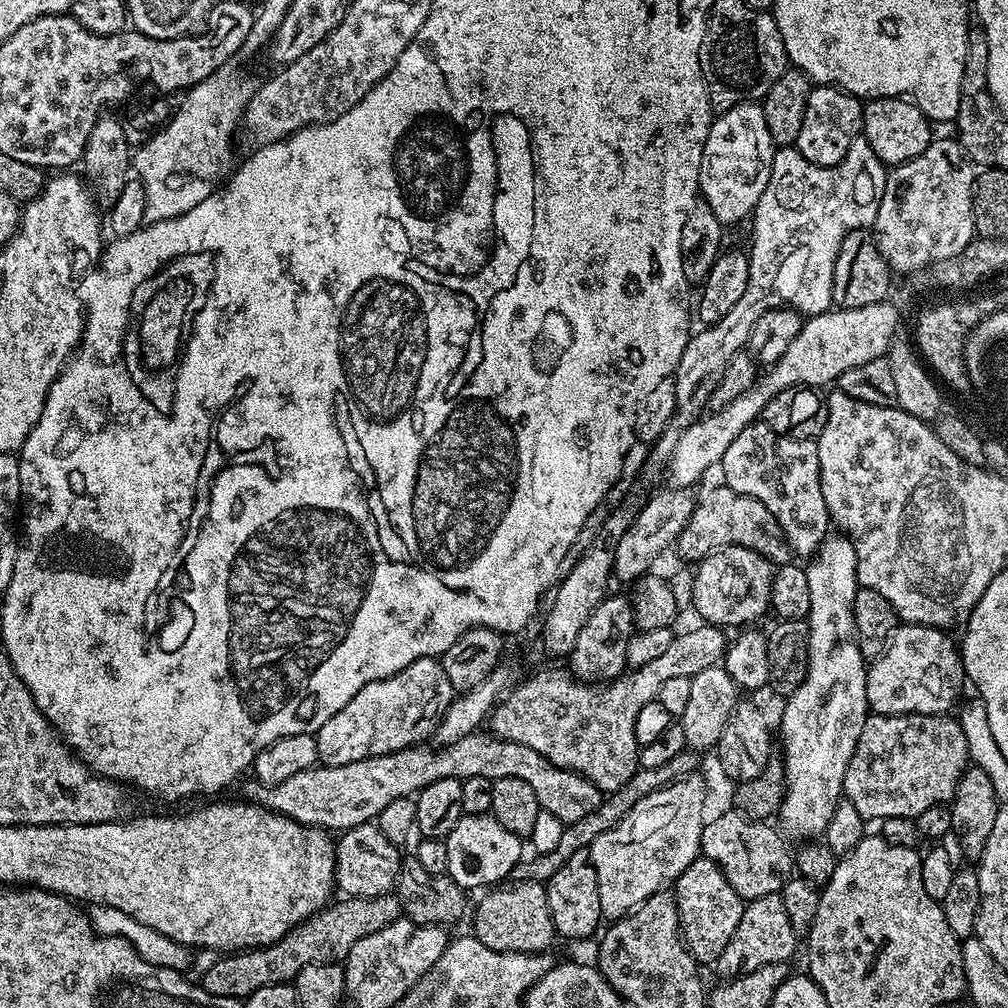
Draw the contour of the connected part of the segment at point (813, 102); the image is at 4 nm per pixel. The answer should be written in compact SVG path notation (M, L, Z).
M816 86L806 98L806 114L802 114L802 130L798 130L794 146L811 164L829 168L846 158L863 127L864 104L861 97L851 96L841 88Z

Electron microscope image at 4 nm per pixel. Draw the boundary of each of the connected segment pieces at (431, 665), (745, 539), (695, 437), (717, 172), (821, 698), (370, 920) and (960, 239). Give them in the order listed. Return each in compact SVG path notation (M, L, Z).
M430 656L418 658L390 678L382 678L378 682L362 686L362 690L358 690L358 694L354 694L354 698L350 698L350 702L346 702L346 706L342 706L342 710L338 710L334 718L330 718L330 722L326 722L314 733L318 746L317 761L330 768L346 766L350 762L419 745L423 736L431 737L435 733L453 699L450 678L446 678L446 670L440 665L439 659Z
M727 486L699 493L696 508L690 514L682 534L676 539L675 551L680 551L681 561L699 562L714 550L726 546L746 546L762 554L773 566L789 563L793 559L792 547L786 542L784 531L778 526L774 514L758 502L758 498L738 494Z
M891 302L861 308L836 308L807 317L801 323L798 338L786 346L786 354L782 354L782 358L765 371L768 373L761 380L754 381L745 392L737 391L731 399L717 407L721 407L717 412L709 411L701 415L685 432L680 433L666 465L666 471L672 475L671 483L677 488L696 486L704 472L719 465L730 442L734 442L734 438L738 438L748 424L757 423L763 417L766 402L770 402L774 394L787 388L821 386L831 380L833 383L839 381L846 370L854 370L854 366L862 366L862 362L881 359L892 347L897 335L896 327L900 323L902 317Z
M759 103L739 104L713 119L706 134L706 146L702 150L699 195L710 206L710 210L714 210L714 218L718 218L720 224L731 226L738 220L745 221L755 212L758 198L762 198L762 190L766 190L766 182L770 182L776 149L777 145L772 143L770 130L766 126L766 114Z
M843 534L824 537L816 555L811 557L806 571L809 578L810 610L808 622L808 669L802 686L798 686L787 697L784 713L780 716L780 736L784 739L784 797L778 813L779 827L785 837L793 836L796 842L807 842L823 837L834 810L844 796L846 766L858 746L862 726L868 721L870 709L866 698L868 664L860 653L860 642L856 639L854 602L856 583L856 555L851 540Z
M392 892L373 897L343 897L340 900L322 908L273 944L223 955L226 957L216 961L200 978L201 987L218 997L242 1000L262 986L293 983L305 966L343 963L358 938L382 930L383 926L393 924L402 914L400 900Z
M940 138L933 139L930 146L926 146L926 150L922 150L922 154L918 154L918 158L906 161L905 164L897 164L888 172L888 181L884 187L884 193L880 199L878 206L878 214L876 215L876 222L874 225L874 235L876 237L876 245L882 254L882 258L886 258L888 267L892 269L893 273L905 274L908 272L920 270L923 267L930 266L932 263L941 262L942 259L951 258L956 254L960 254L962 250L966 249L977 235L976 223L972 217L972 194L976 186L976 178L978 172L974 167L968 155L964 152L964 148L960 145L960 141L955 138L949 140L940 140Z

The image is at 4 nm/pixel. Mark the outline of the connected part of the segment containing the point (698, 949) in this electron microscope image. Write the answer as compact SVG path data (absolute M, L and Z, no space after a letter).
M703 854L696 857L680 877L674 882L674 895L678 902L678 918L680 919L680 935L688 952L695 958L697 965L715 965L716 959L726 950L726 942L730 942L734 930L738 930L738 922L742 922L745 901L726 882L726 874L713 860Z

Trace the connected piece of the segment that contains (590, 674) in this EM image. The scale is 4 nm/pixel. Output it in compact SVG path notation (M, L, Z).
M605 595L590 614L590 618L586 618L582 630L578 630L578 638L570 653L572 675L585 682L607 682L616 679L629 667L626 646L630 642L633 631L631 599L627 595Z

